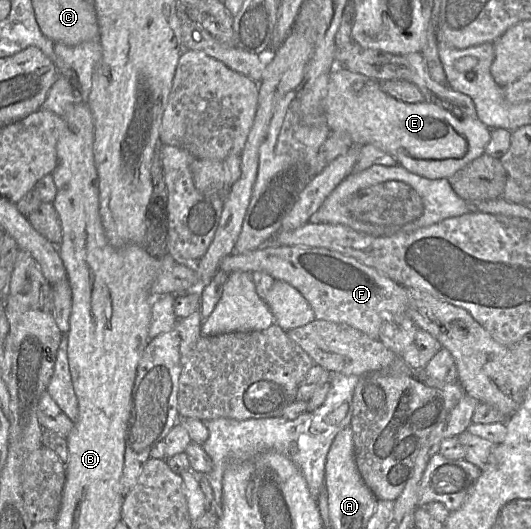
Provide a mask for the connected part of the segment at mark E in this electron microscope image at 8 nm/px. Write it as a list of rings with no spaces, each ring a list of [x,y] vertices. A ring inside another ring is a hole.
[[[334,66],[322,104],[331,133],[344,132],[355,145],[372,145],[392,155],[403,168],[428,179],[448,179],[485,152],[491,129],[477,117],[457,117],[427,100],[405,103],[382,90],[380,81]]]

